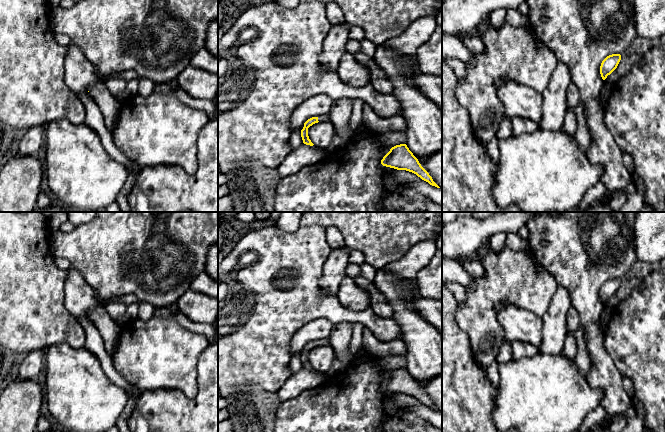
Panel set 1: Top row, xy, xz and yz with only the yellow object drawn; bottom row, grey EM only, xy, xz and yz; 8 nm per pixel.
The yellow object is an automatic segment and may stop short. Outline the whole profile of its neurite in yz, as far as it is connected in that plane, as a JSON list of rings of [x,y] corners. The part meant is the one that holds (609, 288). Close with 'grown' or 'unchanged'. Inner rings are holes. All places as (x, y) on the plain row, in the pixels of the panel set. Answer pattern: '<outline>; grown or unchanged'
[[[612,278],[607,280],[601,287],[600,298],[603,304],[607,302],[618,290],[621,284],[620,278]]]; unchanged

